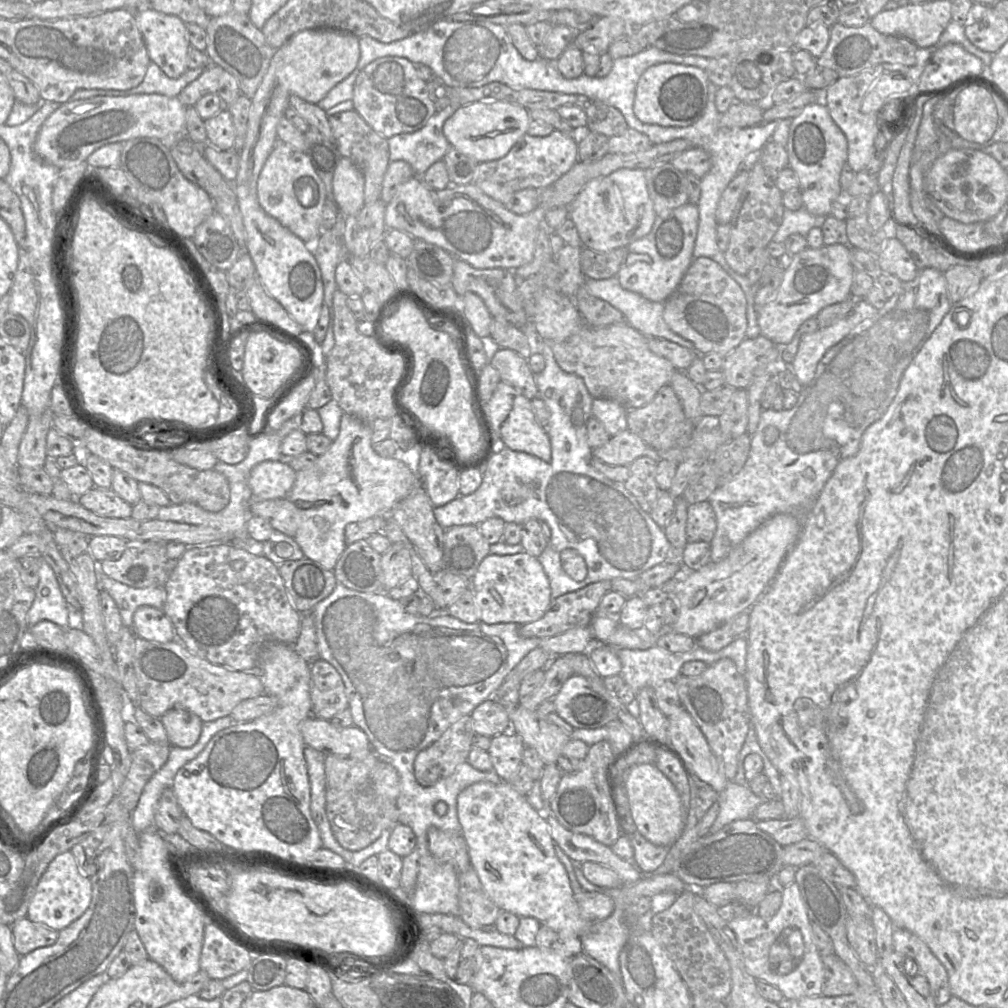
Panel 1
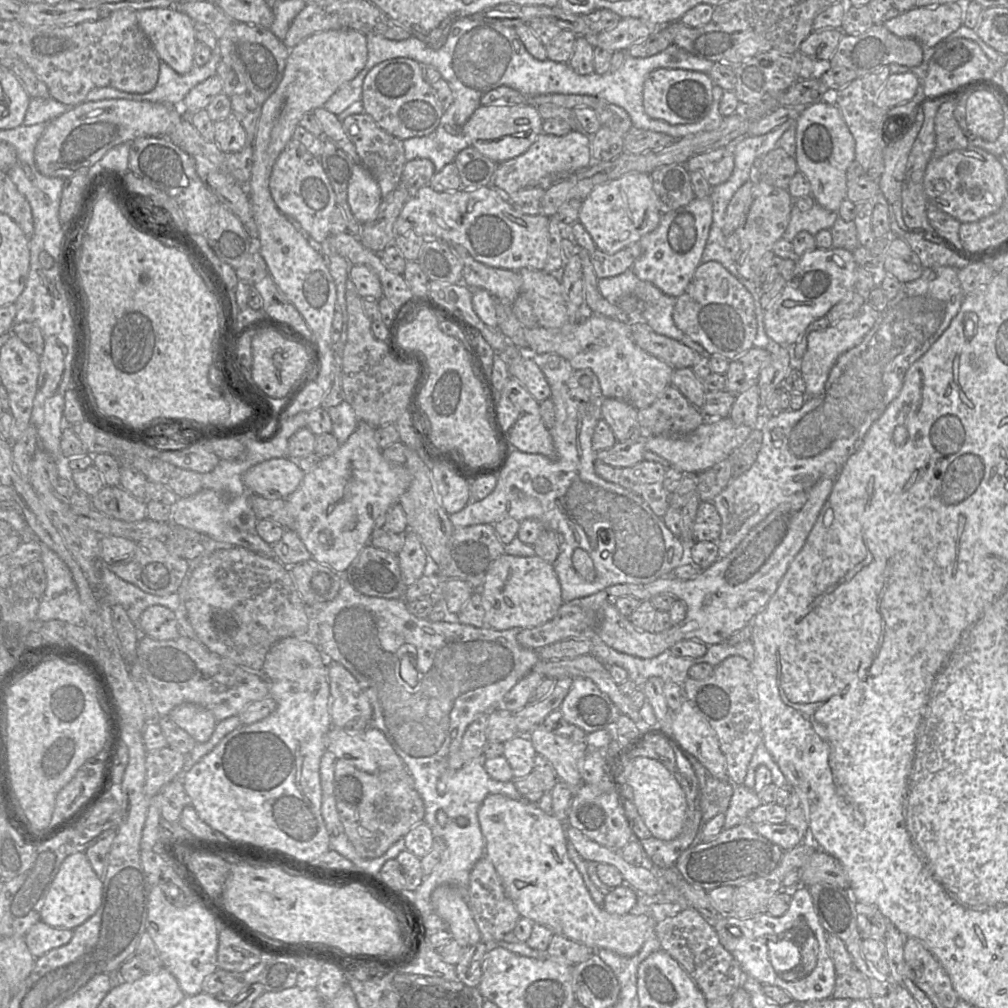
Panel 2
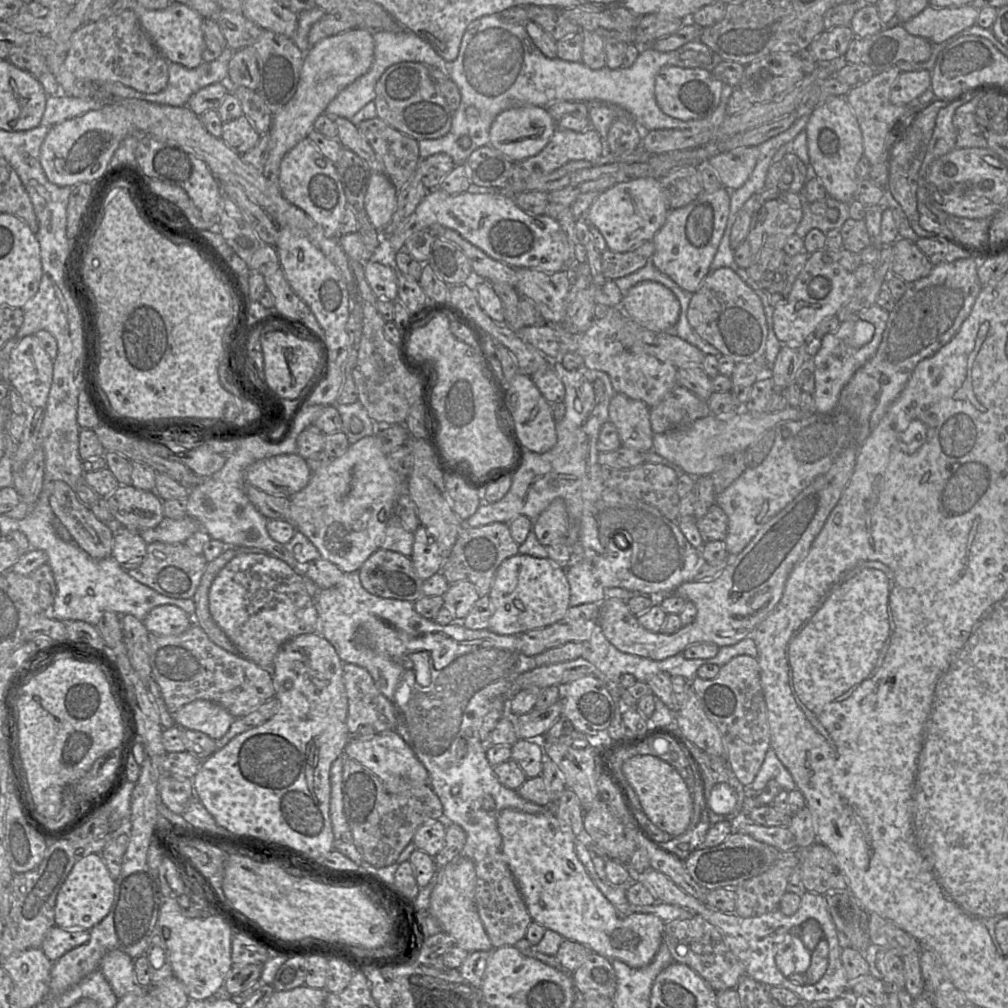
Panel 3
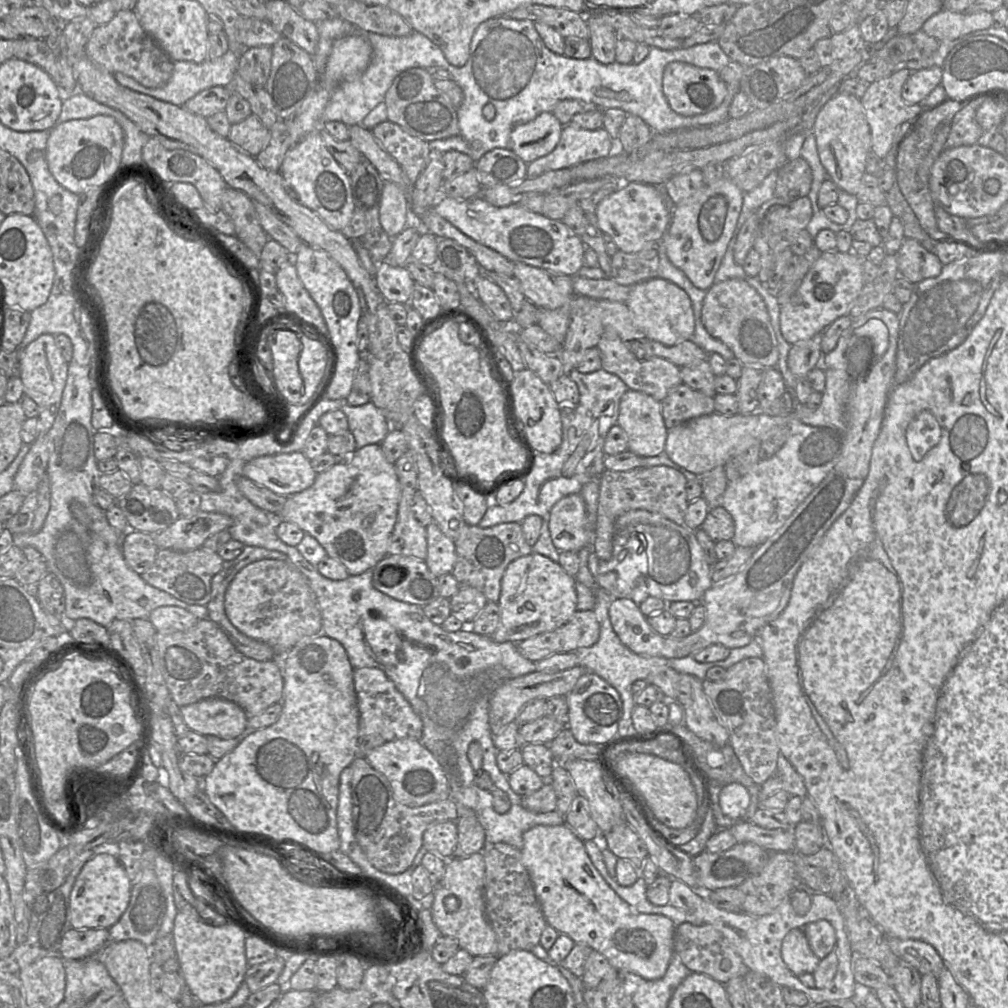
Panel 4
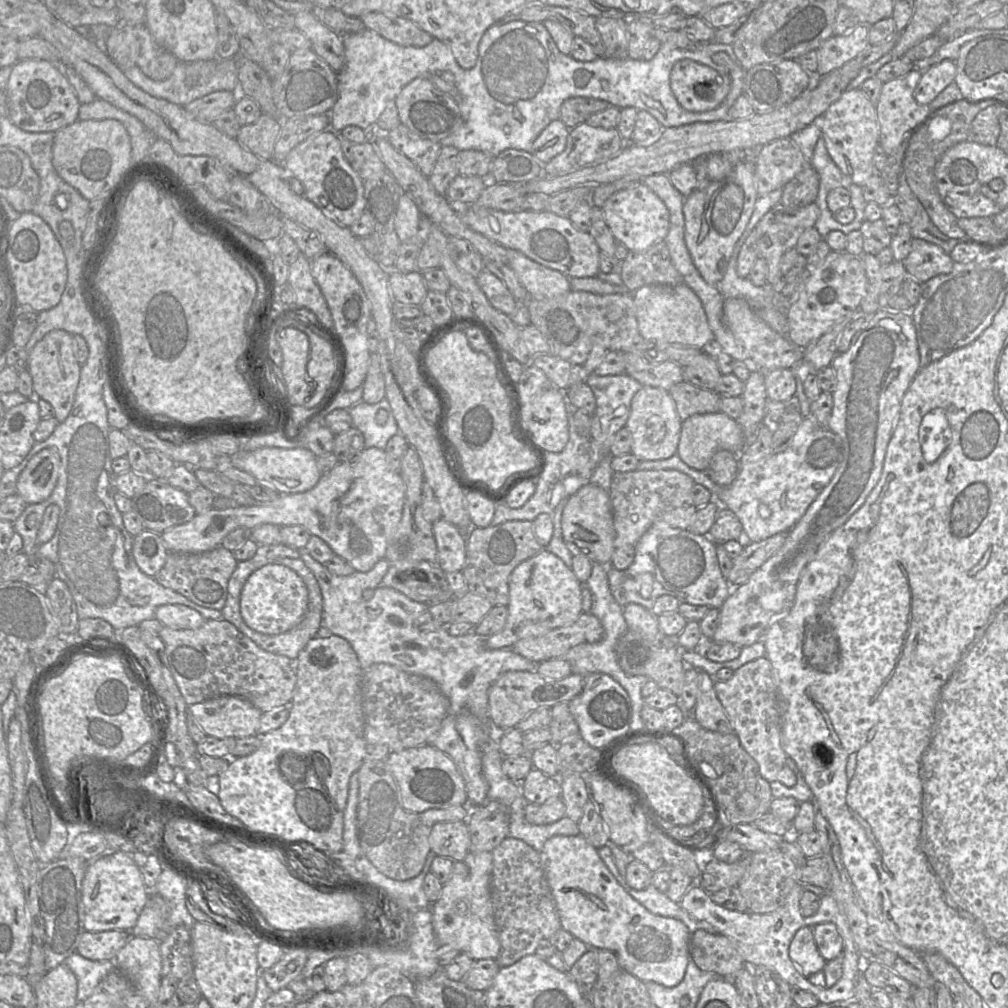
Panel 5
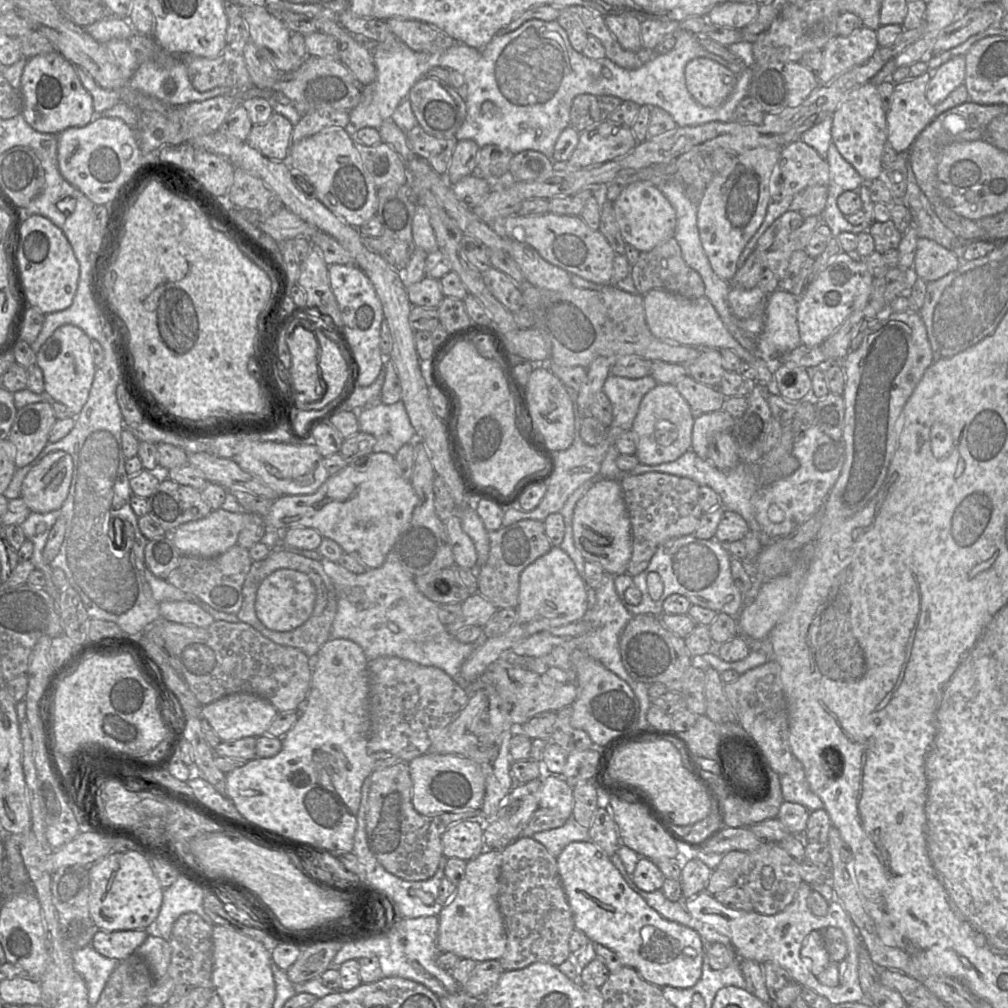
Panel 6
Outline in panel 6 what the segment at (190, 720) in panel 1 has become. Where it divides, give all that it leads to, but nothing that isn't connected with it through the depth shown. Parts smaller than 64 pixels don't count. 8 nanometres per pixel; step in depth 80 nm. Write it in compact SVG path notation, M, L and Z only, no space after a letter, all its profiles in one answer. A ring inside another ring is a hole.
M234 693L202 706L202 717L222 741L266 735L279 711L265 698L250 693Z

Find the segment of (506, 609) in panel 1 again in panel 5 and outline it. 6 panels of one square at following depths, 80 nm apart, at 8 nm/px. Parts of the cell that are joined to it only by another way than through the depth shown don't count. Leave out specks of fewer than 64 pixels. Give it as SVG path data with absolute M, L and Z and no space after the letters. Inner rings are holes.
M546 549L517 565L509 576L508 586L506 624L500 632L486 639L485 644L489 649L512 648L520 640L569 625L583 613L584 584L577 579L571 567Z

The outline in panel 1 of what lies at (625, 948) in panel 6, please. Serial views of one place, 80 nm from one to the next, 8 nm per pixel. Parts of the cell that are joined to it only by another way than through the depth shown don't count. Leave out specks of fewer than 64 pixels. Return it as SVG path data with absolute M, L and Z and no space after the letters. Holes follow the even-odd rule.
M478 782L465 788L457 798L457 816L469 855L484 891L502 910L518 917L532 917L555 931L569 931L580 936L592 928L594 922L583 919L575 900L565 866L556 855L555 846L546 816L535 810L526 798L507 782L492 784Z

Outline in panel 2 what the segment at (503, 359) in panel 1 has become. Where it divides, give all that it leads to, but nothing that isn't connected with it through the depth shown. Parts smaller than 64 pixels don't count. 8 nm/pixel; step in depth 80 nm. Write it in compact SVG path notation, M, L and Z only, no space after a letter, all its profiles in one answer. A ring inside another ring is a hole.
M531 357L508 359L511 377L517 378L539 402L549 399L552 391L539 363Z

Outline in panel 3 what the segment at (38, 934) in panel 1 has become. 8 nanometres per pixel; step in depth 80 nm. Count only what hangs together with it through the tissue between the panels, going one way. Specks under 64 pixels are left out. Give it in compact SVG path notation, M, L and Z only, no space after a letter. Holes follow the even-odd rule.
M56 926L49 931L40 949L54 962L70 950L85 944L89 938L89 930L67 931Z

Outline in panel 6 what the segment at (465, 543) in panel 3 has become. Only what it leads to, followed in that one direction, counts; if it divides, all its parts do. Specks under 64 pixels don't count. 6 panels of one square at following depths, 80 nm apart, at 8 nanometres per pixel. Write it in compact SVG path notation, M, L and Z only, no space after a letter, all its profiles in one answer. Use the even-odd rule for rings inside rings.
M523 520L499 530L489 531L489 555L486 563L477 570L477 592L487 598L498 609L515 610L519 601L519 579L521 572L532 562L546 554L553 546L545 533L543 521Z

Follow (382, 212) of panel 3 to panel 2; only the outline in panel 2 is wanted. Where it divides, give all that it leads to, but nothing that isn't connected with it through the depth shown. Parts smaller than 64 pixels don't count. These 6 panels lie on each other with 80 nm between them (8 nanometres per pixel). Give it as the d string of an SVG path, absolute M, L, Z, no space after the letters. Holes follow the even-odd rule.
M356 164L348 185L347 203L352 216L360 223L372 221L383 197L370 171Z

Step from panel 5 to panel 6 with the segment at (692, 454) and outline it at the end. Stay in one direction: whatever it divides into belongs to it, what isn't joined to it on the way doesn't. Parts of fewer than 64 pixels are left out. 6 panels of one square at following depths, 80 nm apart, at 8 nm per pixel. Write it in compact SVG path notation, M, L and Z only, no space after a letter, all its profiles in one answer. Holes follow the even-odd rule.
M724 410L697 416L693 425L691 450L699 457L706 458L713 436L719 432L732 431L735 422L736 419Z

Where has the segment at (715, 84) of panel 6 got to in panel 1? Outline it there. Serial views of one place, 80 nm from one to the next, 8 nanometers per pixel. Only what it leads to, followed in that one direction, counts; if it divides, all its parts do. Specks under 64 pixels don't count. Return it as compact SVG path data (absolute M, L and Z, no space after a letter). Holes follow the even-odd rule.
M674 63L650 66L639 78L633 111L643 123L667 127L688 127L703 116L708 103L709 79L698 67Z

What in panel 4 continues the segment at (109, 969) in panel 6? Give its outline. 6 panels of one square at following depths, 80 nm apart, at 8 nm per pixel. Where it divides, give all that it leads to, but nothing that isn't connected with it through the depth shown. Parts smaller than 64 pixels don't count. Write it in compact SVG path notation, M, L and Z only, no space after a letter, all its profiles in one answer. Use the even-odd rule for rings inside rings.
M97 958L63 960L66 972L64 1001L88 1002L101 991L120 990Z

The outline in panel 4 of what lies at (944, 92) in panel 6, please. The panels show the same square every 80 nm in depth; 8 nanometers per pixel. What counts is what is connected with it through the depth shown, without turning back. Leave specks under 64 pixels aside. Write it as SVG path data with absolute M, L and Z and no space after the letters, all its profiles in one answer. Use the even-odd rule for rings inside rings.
M939 66L912 71L902 87L902 98L909 104L920 104L941 84L942 68Z

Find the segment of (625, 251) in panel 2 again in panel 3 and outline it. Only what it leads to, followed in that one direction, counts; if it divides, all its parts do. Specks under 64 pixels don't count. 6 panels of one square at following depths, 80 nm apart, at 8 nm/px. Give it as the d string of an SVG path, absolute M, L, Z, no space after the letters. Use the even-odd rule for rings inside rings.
M651 241L627 252L605 250L601 256L601 271L604 278L618 279L629 275L651 262L655 245Z

